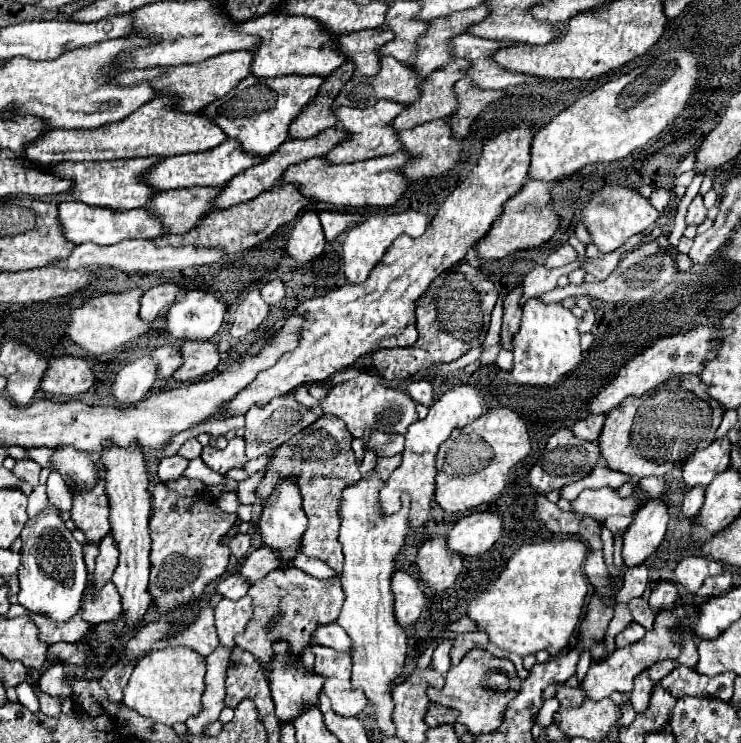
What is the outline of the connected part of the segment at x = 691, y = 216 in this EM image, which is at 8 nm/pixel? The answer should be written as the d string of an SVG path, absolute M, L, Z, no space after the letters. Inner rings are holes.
M697 195L693 201L691 201L691 205L689 205L689 211L687 211L687 223L703 223L703 219L705 219L705 213L707 213L707 209L705 209L705 205L703 205L703 197L701 195Z

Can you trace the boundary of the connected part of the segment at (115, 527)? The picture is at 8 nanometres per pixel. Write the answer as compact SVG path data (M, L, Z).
M105 443L101 461L105 463L105 479L107 479L107 495L111 499L111 533L119 547L119 565L113 575L113 583L119 589L123 613L127 615L127 631L133 631L135 625L143 619L151 605L151 597L147 593L149 583L149 515L151 515L151 495L147 493L147 469L143 461L143 451L135 445L121 449Z

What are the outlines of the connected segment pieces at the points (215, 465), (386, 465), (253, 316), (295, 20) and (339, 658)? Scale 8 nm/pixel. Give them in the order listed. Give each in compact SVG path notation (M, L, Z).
M243 437L229 439L225 449L215 449L215 447L207 445L207 447L203 447L201 457L213 471L217 471L221 475L225 475L233 467L245 467L247 457L245 457L245 447L243 447Z
M393 455L393 457L381 457L377 461L377 471L379 471L379 477L383 481L389 479L390 474L397 468L397 465L401 463L401 455Z
M257 289L251 291L235 311L235 321L231 325L231 335L239 339L239 337L245 337L247 333L255 331L267 319L269 309L271 307L263 301L261 293Z
M271 13L243 23L235 23L235 31L259 37L253 53L251 75L277 77L277 75L329 75L345 59L335 51L335 35L329 35L311 17L295 17L285 13Z
M315 643L311 645L311 651L315 653L315 673L325 679L323 689L331 699L331 709L343 717L361 713L367 705L367 697L363 691L351 687L351 655Z

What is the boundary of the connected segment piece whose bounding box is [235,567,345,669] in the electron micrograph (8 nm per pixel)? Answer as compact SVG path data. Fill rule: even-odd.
M291 567L287 571L271 571L267 575L267 579L261 579L255 585L249 587L249 595L253 599L255 615L249 621L247 631L243 635L239 635L235 641L245 651L253 653L259 659L259 663L263 665L263 669L269 667L269 661L273 657L273 651L271 651L273 641L283 639L283 641L287 641L291 645L291 651L295 655L301 655L303 653L303 647L311 643L311 633L319 625L323 625L323 623L333 623L337 619L339 611L341 611L343 601L345 601L345 595L343 595L339 577L333 577L333 579L317 579L317 577L311 577L309 573L305 573L305 571L297 569L297 567ZM275 613L279 615L279 621L271 627L269 619ZM255 627L263 631L261 637L259 637L261 639L261 647L259 649L255 649Z

